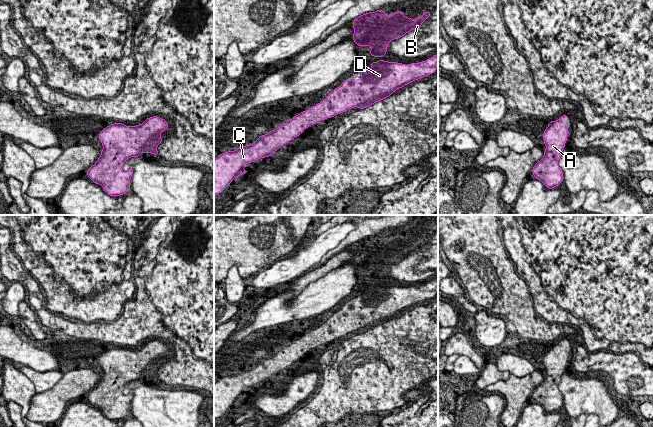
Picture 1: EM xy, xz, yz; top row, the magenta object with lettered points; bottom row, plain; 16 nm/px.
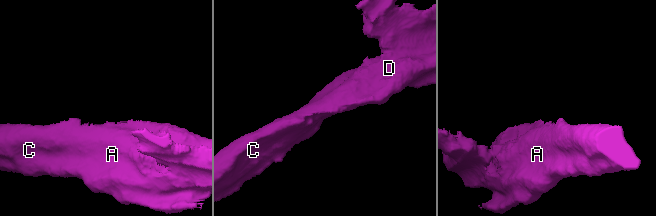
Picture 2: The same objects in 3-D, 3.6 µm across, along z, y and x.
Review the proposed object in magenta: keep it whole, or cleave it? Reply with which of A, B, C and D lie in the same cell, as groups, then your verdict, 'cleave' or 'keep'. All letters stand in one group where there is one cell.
groups A B C D; keep

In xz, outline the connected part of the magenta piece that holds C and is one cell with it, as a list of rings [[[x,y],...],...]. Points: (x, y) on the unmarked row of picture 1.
[[[438,278],[433,279],[425,285],[419,287],[411,287],[405,289],[397,286],[388,286],[379,284],[371,286],[369,294],[361,295],[361,302],[355,305],[344,303],[343,307],[335,312],[320,327],[309,332],[300,338],[293,340],[291,344],[282,348],[276,354],[271,354],[265,359],[261,359],[253,368],[241,370],[237,374],[221,377],[214,383],[214,420],[221,417],[232,406],[234,402],[245,398],[246,388],[254,386],[259,382],[273,380],[274,376],[279,374],[281,370],[295,361],[299,360],[306,352],[327,342],[332,342],[337,338],[343,337],[348,333],[358,331],[365,333],[368,330],[390,321],[398,312],[402,312],[407,308],[420,302],[424,302],[433,298],[438,293]]]

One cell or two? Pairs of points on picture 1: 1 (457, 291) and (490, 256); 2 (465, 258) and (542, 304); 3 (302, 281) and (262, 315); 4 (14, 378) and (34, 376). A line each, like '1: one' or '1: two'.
1: two
2: two
3: two
4: two

